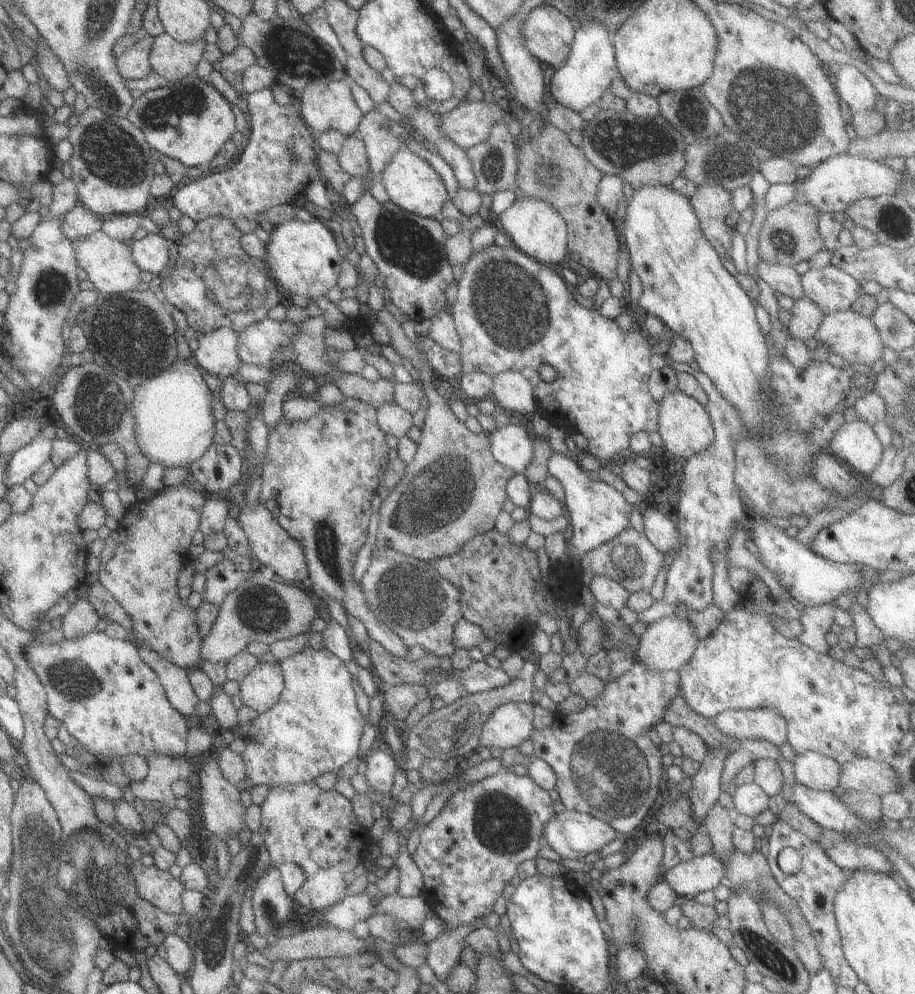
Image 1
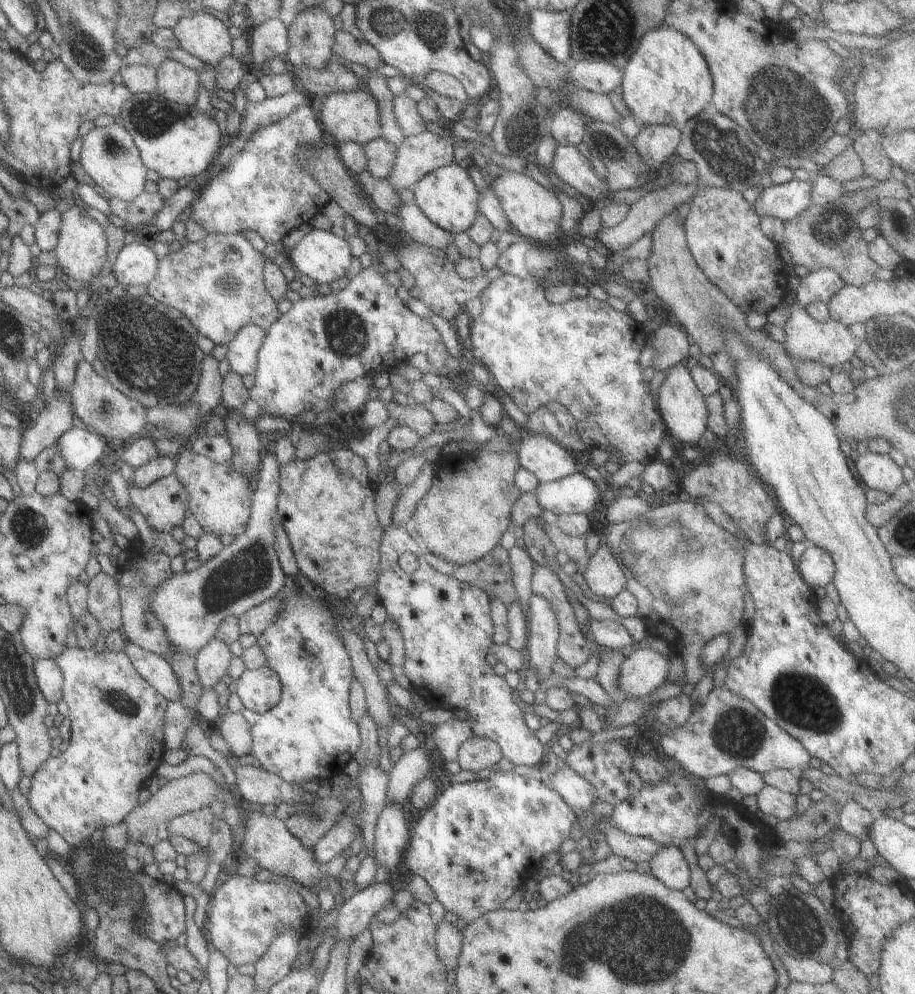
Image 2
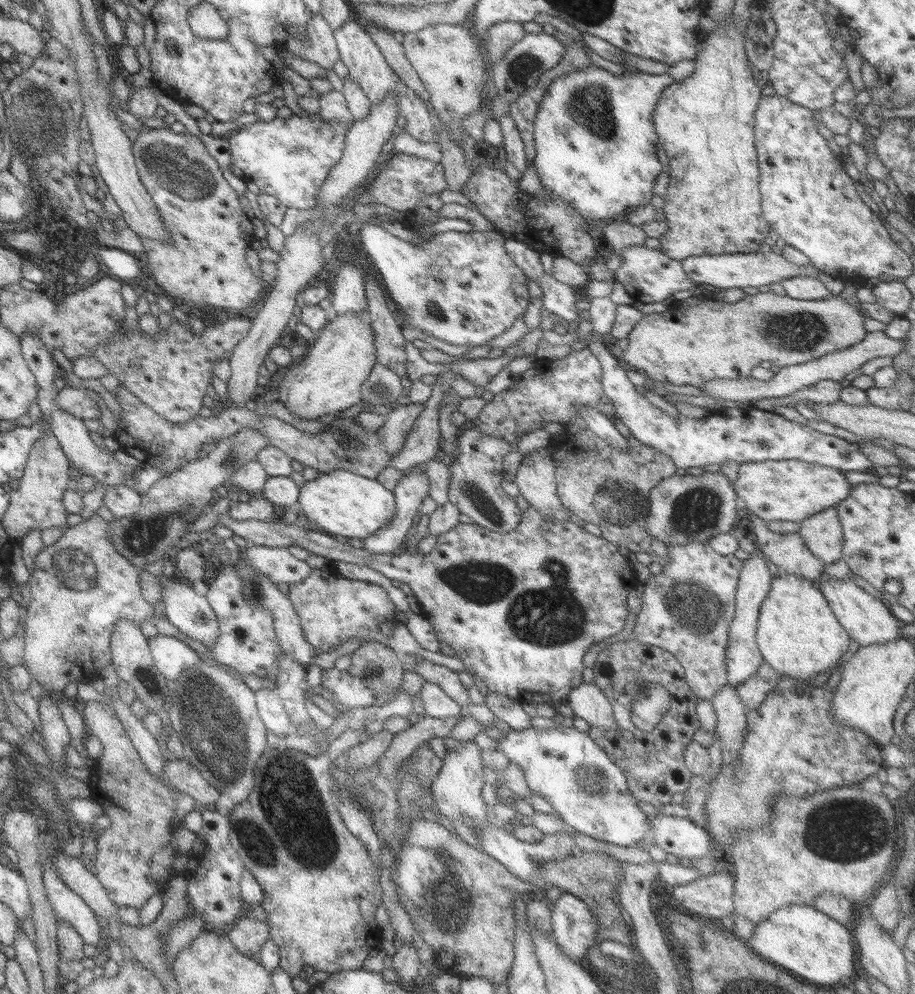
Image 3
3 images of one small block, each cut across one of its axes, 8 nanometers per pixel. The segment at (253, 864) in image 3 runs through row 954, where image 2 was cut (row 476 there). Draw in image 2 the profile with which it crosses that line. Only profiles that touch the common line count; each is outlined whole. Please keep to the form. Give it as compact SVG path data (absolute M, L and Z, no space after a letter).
M337 448L315 453L307 460L293 458L278 467L278 483L277 519L286 532L298 569L315 584L317 593L347 600L355 588L372 589L378 575L378 546L383 530L374 511L377 483L367 478L363 459L349 449Z

